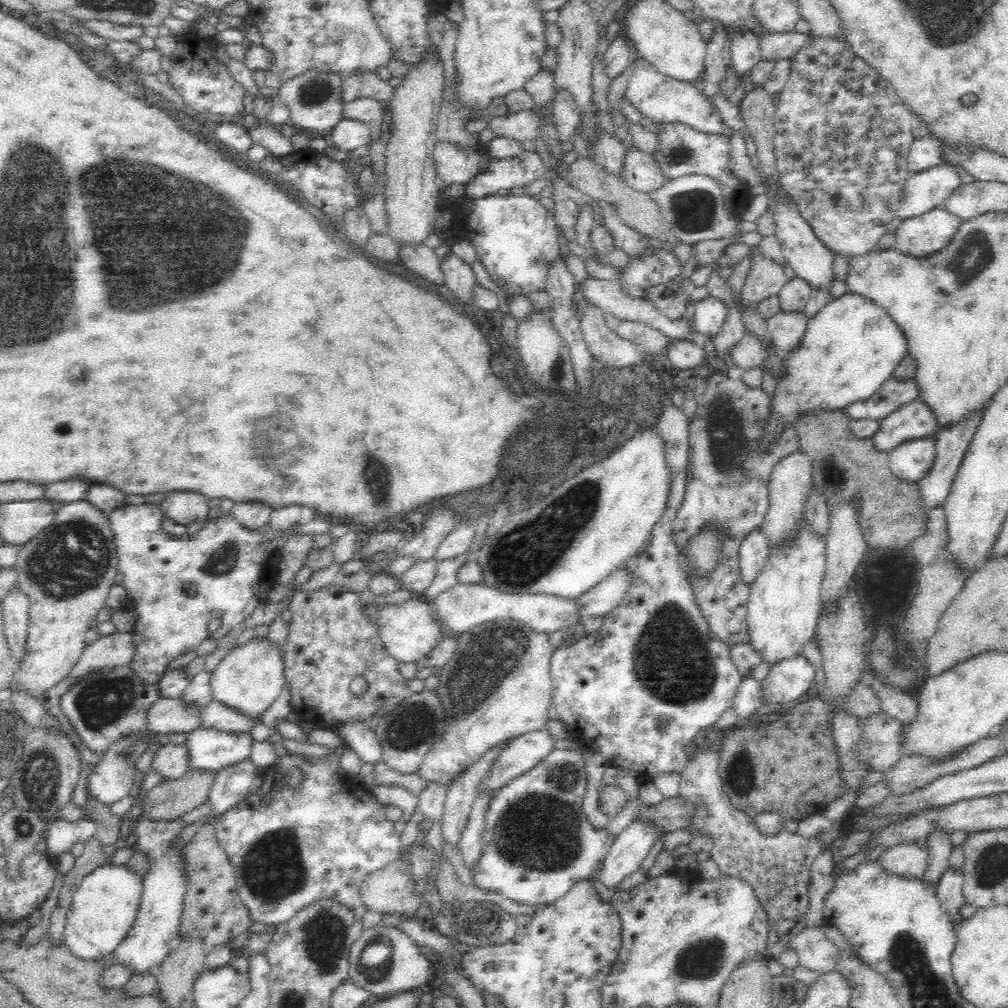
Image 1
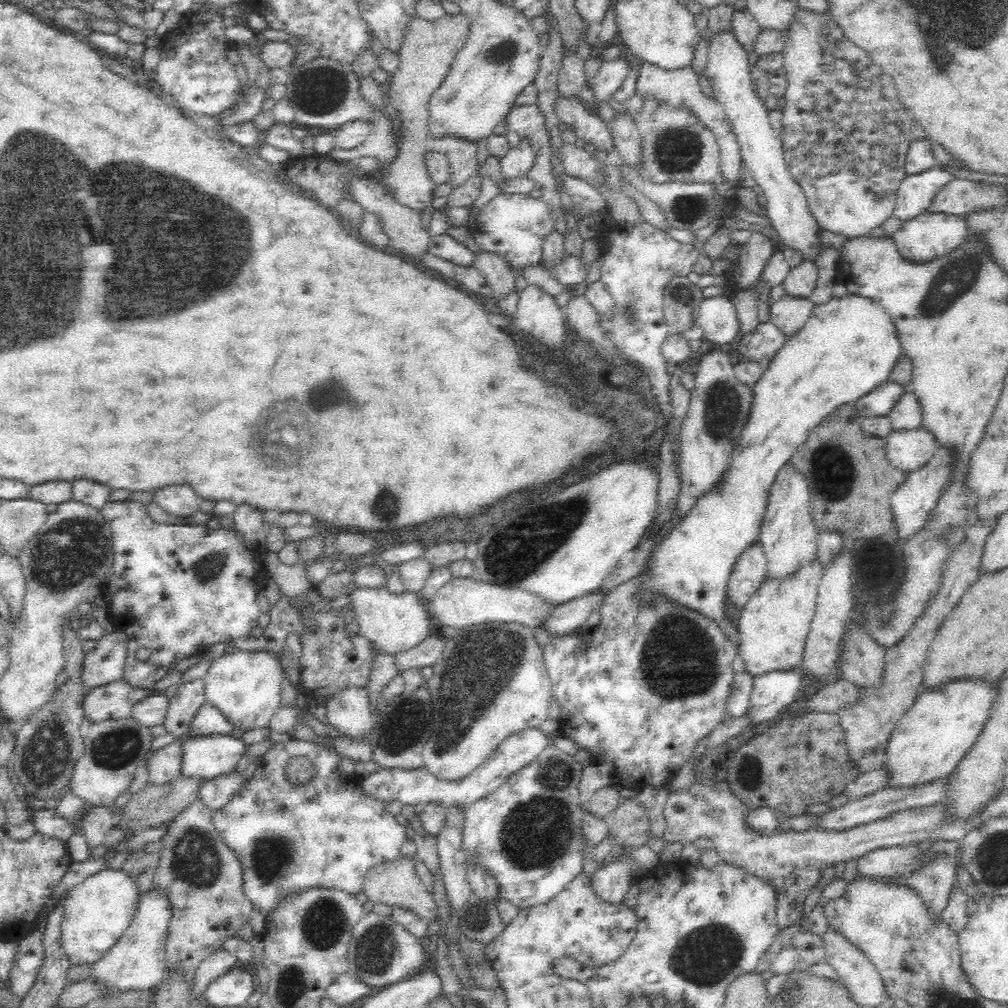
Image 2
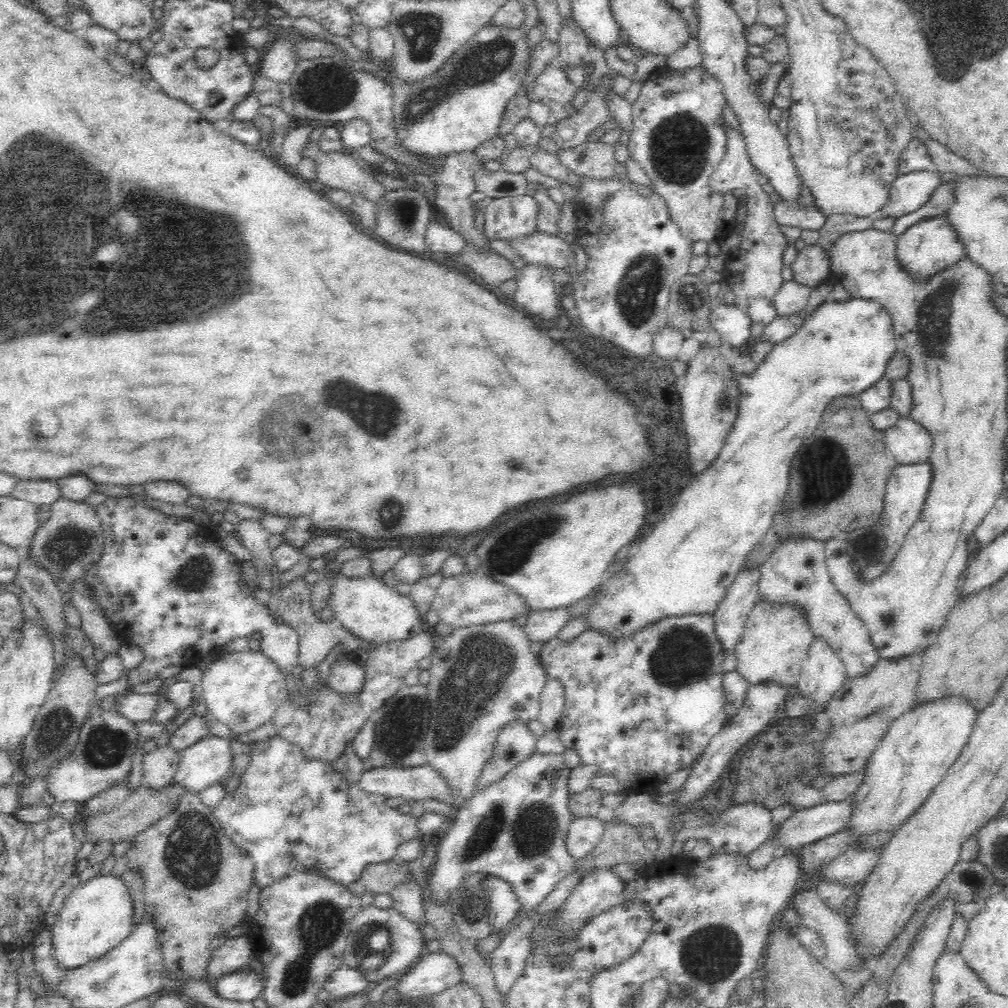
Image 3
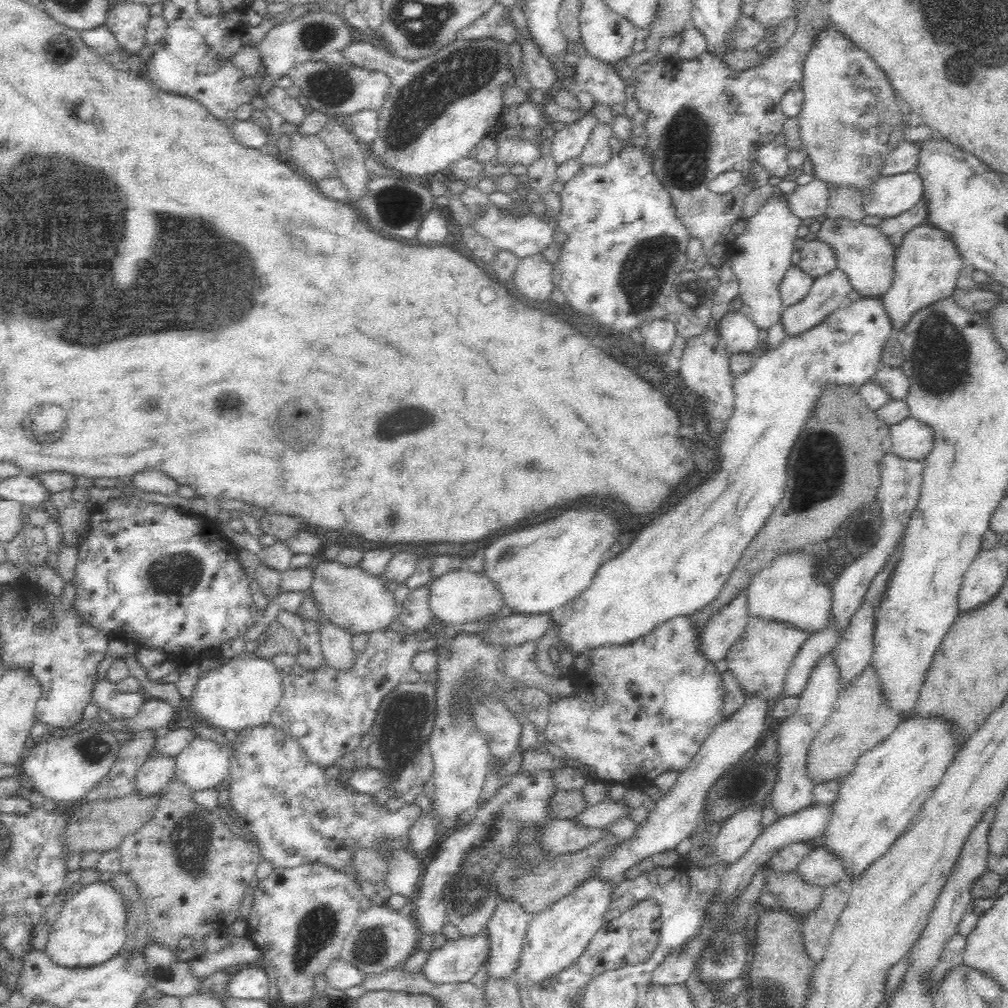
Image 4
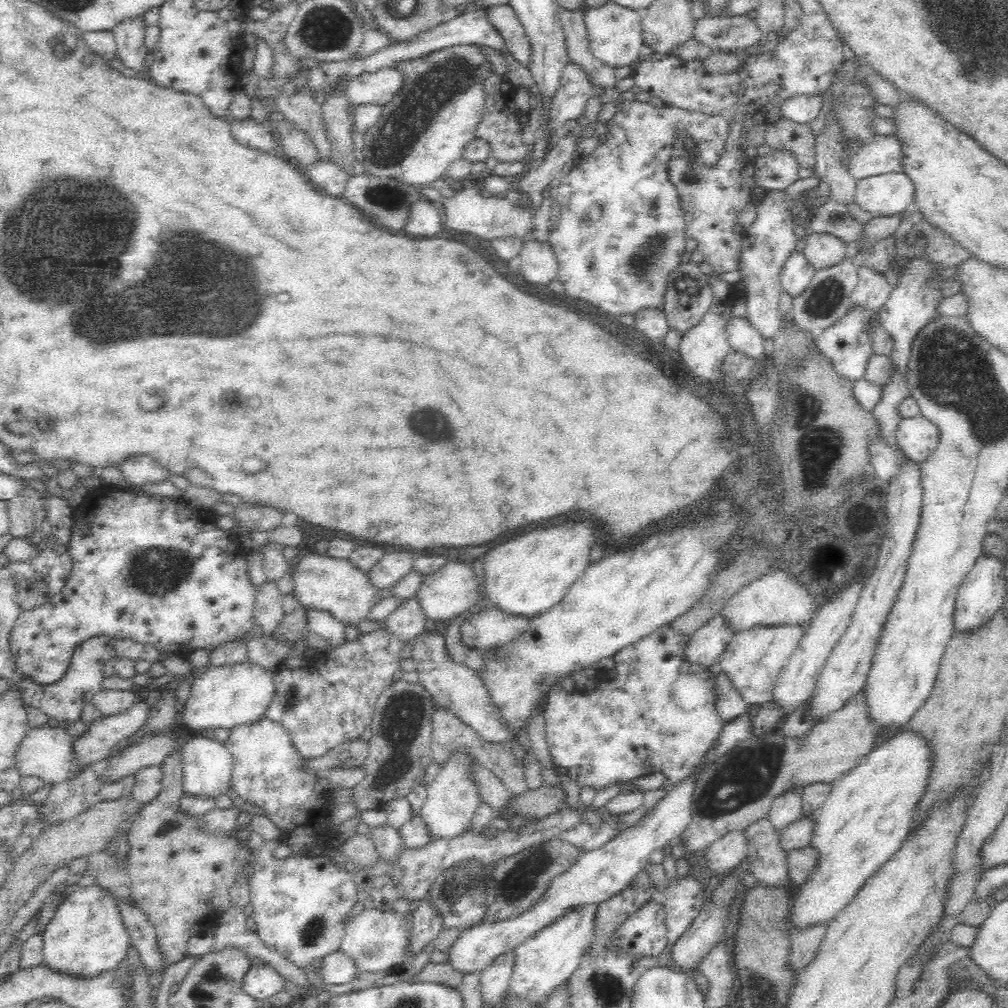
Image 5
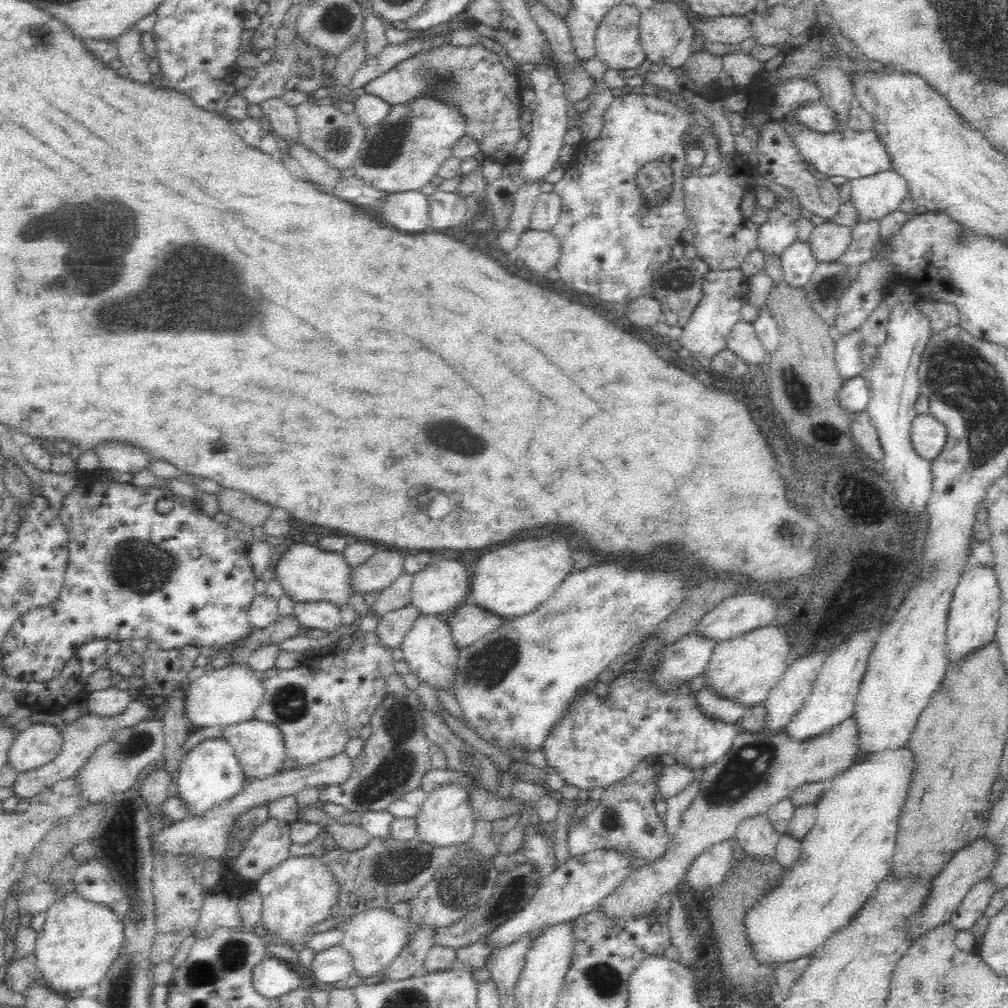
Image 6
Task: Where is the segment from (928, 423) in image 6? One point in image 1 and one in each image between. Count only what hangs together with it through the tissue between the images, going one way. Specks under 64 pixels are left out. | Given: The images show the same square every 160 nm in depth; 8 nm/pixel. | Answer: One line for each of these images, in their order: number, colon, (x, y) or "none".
1: (910, 460)
2: (907, 449)
3: (910, 443)
4: (911, 439)
5: (918, 437)

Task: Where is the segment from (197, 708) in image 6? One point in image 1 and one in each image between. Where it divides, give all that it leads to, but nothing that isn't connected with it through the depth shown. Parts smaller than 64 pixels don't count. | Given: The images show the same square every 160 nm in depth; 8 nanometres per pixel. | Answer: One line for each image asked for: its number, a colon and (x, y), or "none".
1: (249, 679)
2: (245, 686)
3: (243, 690)
4: (242, 693)
5: (224, 696)

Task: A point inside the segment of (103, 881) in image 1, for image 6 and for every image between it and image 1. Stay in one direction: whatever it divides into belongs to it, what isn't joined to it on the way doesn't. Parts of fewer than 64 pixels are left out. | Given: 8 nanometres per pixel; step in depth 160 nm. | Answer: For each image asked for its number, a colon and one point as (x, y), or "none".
2: (96, 912)
3: (97, 916)
4: (91, 928)
5: (86, 936)
6: (80, 939)

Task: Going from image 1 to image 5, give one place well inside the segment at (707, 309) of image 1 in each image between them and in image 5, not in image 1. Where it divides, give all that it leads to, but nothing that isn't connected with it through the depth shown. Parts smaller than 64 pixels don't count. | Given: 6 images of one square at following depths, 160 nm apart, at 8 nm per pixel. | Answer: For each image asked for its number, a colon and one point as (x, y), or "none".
2: (718, 318)
3: (734, 325)
4: (739, 333)
5: (743, 337)

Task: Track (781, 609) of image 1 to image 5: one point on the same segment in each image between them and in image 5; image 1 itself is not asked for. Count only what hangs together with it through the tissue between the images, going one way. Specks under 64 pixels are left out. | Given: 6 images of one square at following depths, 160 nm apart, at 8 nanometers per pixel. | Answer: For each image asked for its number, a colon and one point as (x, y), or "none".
2: (771, 633)
3: (775, 641)
4: (758, 659)
5: (752, 660)

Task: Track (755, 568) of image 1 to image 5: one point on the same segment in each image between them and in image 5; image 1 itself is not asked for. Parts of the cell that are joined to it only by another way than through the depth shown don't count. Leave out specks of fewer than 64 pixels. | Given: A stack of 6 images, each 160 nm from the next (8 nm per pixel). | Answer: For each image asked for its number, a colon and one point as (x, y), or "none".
2: (749, 573)
3: (730, 616)
4: (718, 635)
5: (704, 645)

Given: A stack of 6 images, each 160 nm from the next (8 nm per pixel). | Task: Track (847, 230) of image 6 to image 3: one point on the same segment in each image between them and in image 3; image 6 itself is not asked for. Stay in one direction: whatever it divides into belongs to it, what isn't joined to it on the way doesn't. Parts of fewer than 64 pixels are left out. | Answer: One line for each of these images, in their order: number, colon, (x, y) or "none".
3: (812, 265)
4: (817, 257)
5: (822, 249)

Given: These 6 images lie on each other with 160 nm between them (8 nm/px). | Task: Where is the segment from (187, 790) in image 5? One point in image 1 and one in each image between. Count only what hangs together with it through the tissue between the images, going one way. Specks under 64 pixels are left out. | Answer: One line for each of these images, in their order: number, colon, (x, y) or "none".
1: (209, 750)
2: (204, 758)
3: (208, 761)
4: (203, 764)

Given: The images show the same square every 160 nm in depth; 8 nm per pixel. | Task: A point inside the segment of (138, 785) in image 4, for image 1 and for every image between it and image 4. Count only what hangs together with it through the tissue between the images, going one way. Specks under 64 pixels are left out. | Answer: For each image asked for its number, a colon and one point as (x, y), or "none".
1: (170, 761)
2: (164, 765)
3: (159, 766)

